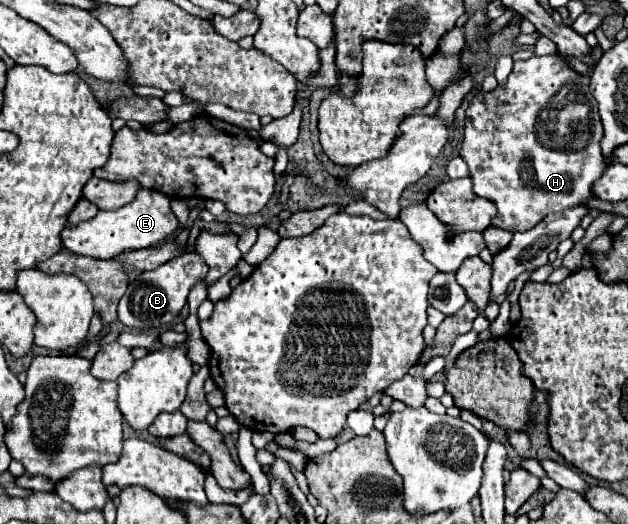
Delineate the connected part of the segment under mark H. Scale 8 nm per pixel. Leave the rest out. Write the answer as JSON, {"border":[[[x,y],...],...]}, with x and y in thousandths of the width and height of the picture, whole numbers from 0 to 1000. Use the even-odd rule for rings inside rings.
{"border":[[[882,105],[844,109],[841,116],[822,116],[815,139],[803,162],[793,162],[780,177],[758,177],[745,212],[739,269],[732,300],[742,307],[752,342],[752,365],[761,376],[774,376],[793,399],[783,414],[783,429],[809,441],[841,441],[866,410],[939,387],[943,349],[955,342],[955,326],[965,323],[955,288],[959,235],[949,212],[949,189],[939,177],[939,147],[911,135],[904,120]]]}

